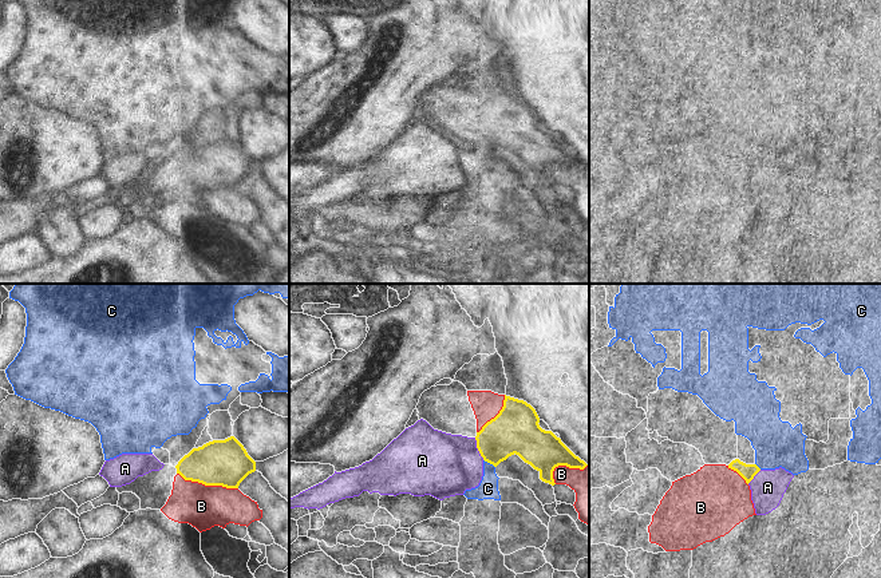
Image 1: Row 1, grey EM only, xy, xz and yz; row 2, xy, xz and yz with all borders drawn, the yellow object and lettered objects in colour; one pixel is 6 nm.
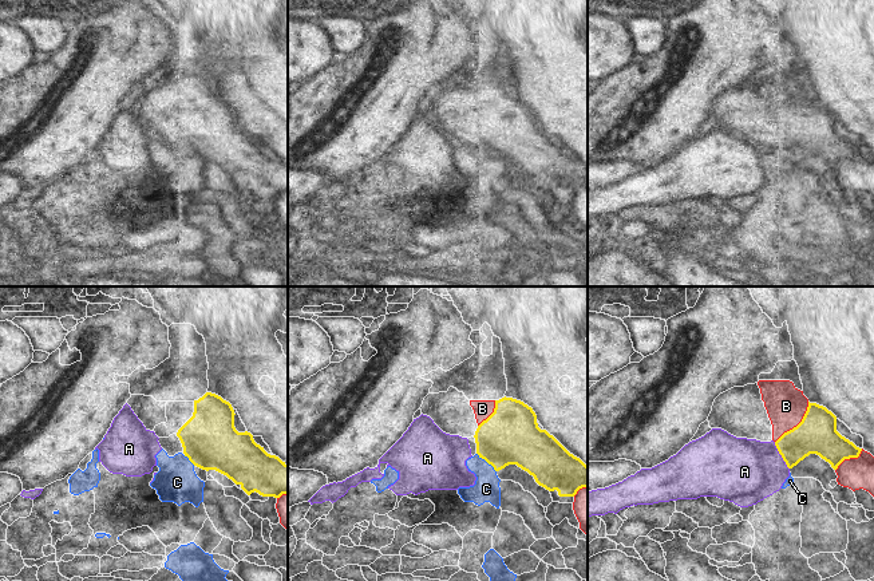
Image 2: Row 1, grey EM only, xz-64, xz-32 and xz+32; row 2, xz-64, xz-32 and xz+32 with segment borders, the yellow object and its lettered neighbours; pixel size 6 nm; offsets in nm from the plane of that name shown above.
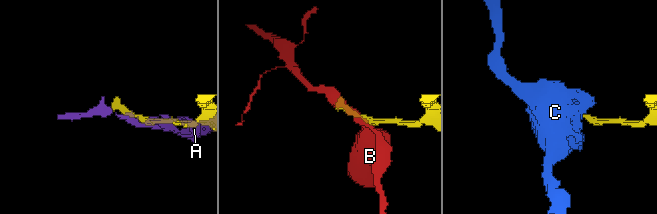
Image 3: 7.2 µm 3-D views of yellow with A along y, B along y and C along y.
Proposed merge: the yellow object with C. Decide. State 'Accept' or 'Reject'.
Reject

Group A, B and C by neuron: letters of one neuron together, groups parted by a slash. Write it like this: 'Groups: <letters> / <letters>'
Groups: A / B / C

